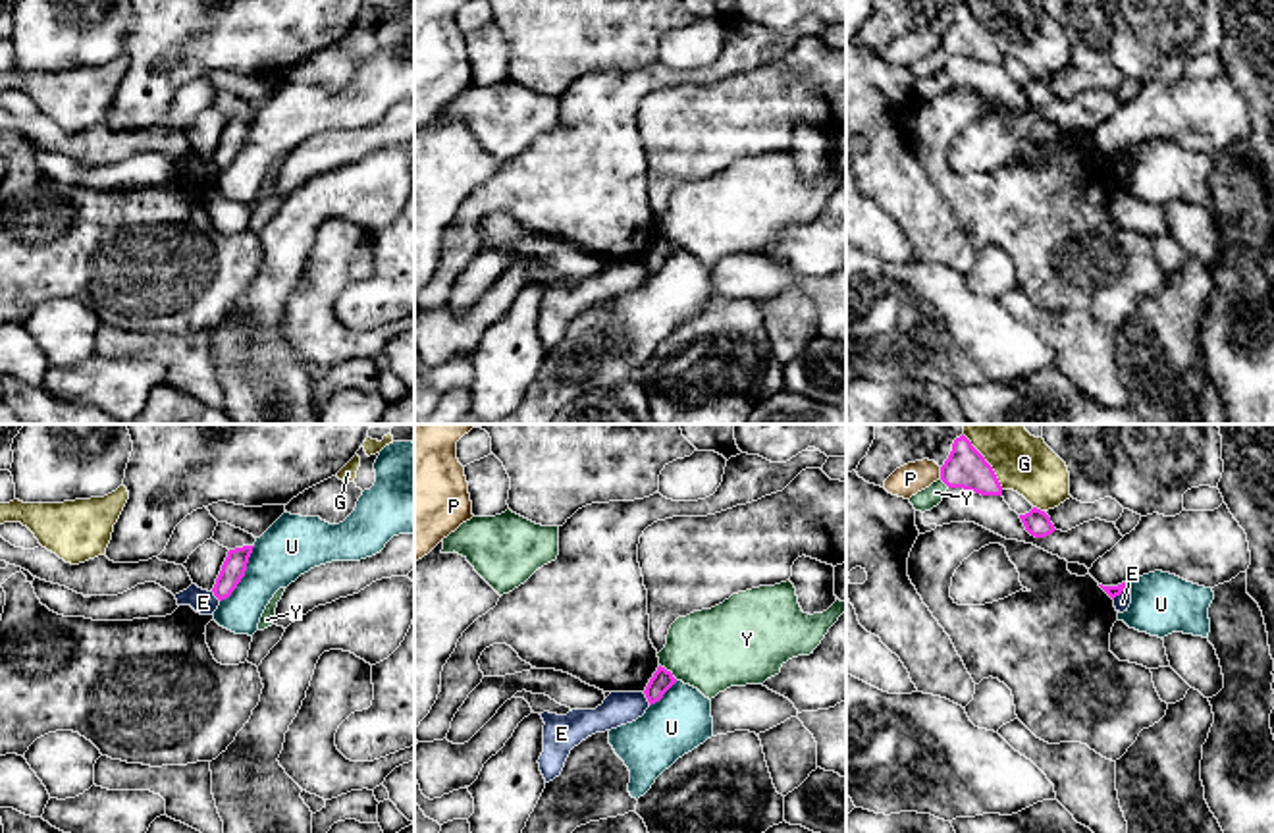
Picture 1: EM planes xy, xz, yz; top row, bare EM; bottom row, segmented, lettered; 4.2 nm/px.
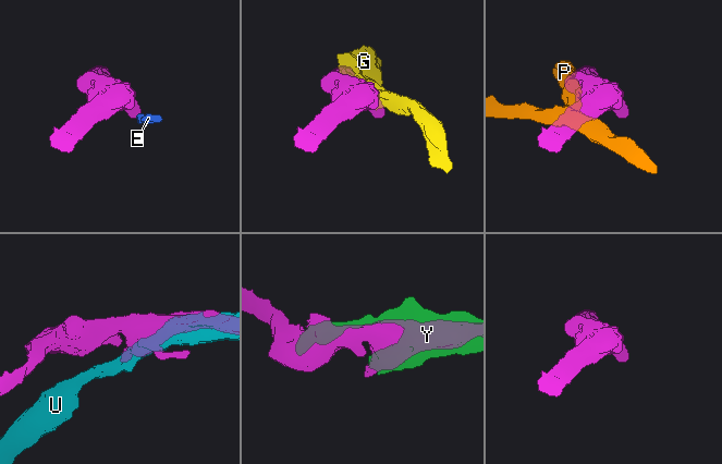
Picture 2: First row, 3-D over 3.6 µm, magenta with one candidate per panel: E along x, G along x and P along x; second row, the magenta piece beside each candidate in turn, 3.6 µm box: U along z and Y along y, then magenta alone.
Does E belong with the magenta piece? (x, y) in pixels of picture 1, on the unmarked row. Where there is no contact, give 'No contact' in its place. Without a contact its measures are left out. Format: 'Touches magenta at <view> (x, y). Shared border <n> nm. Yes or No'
Touches magenta at yz (1120, 161). Shared border 90 nm. No

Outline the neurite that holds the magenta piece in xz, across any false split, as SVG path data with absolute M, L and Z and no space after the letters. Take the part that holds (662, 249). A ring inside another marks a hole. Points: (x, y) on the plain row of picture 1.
M657 235L657 239L653 241L653 245L650 247L644 262L651 272L659 270L663 266L663 262L677 251L677 247L673 245L671 239L667 239L665 235Z

